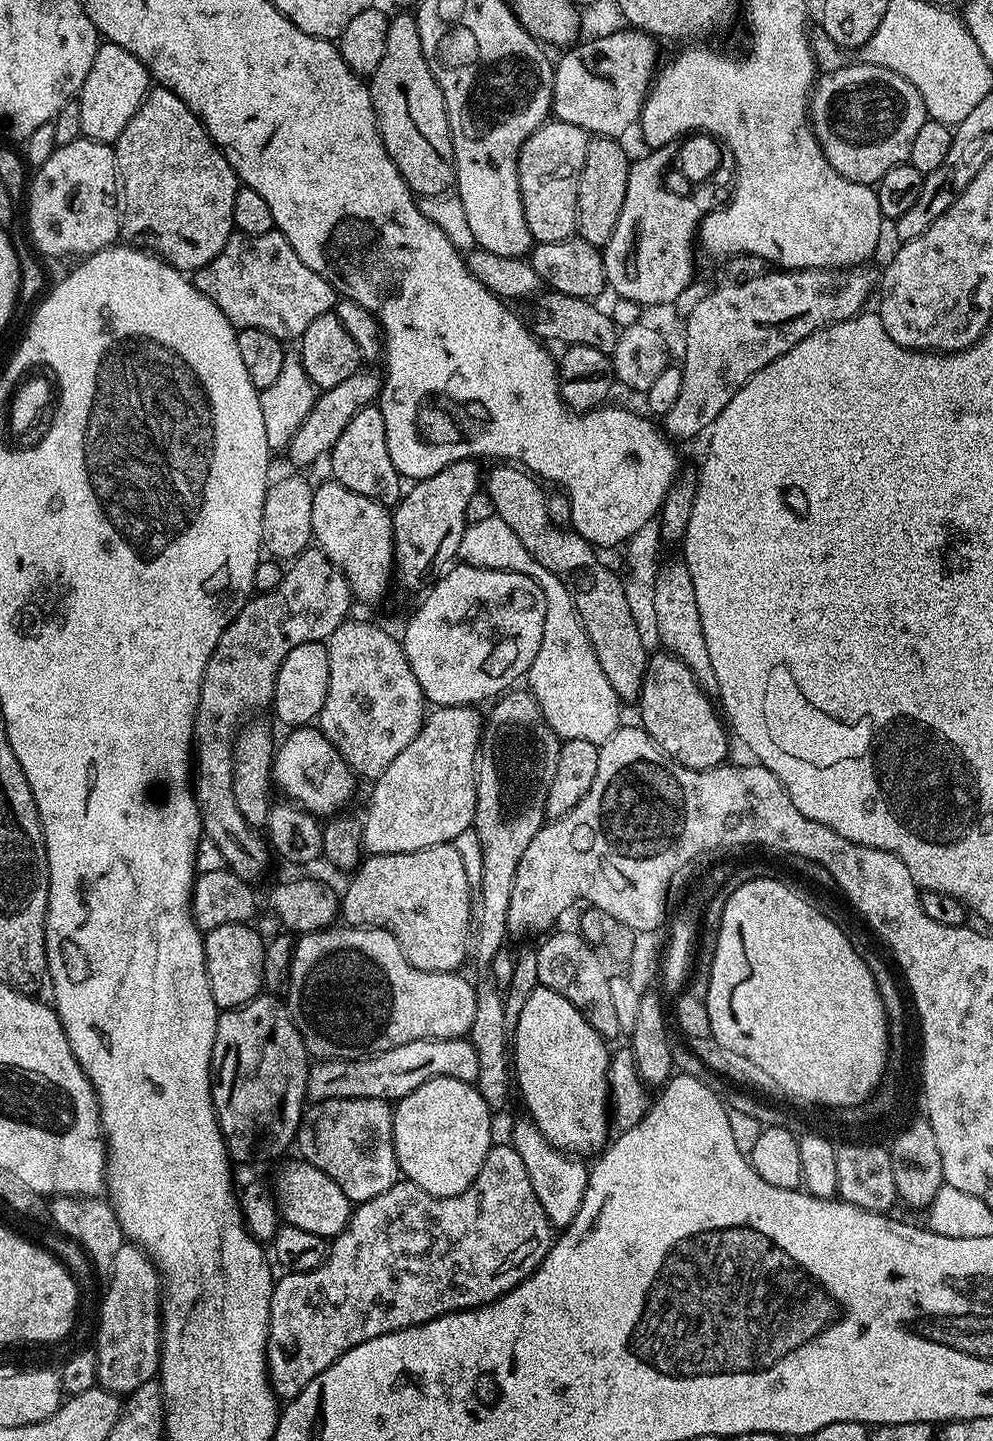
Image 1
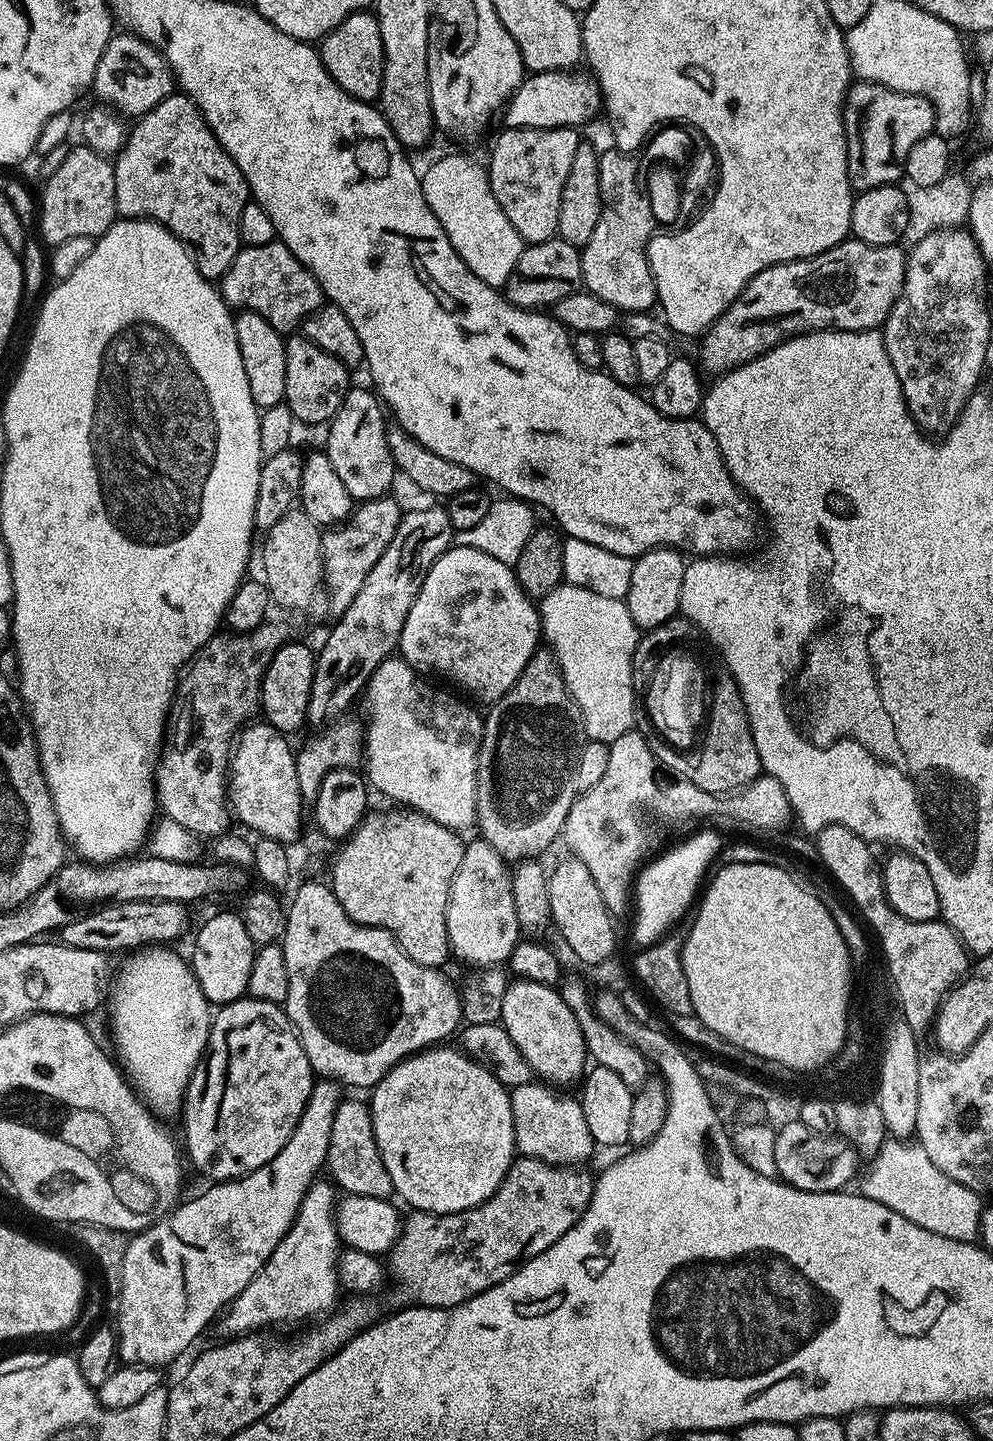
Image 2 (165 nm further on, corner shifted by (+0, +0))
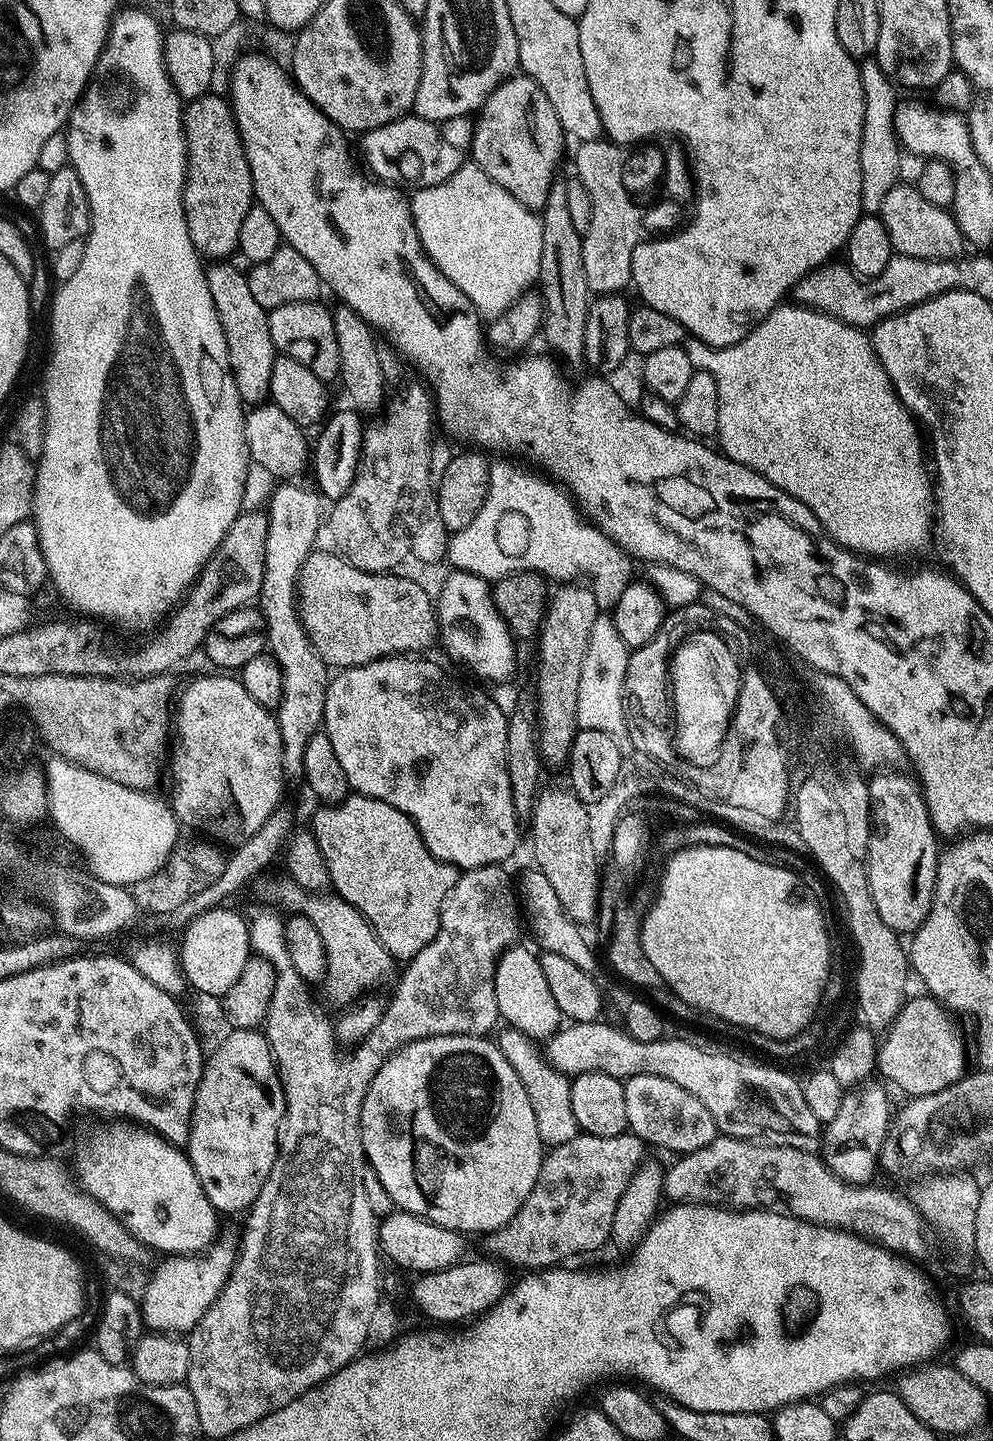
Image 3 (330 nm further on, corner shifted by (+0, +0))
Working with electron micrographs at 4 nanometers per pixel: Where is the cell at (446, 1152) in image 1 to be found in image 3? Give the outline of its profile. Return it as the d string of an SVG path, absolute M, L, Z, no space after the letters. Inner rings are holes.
M431 1036L418 1042L410 1042L380 1067L378 1074L366 1090L360 1115L360 1137L364 1147L367 1167L376 1173L382 1182L386 1194L392 1199L397 1209L412 1212L423 1220L434 1222L457 1234L464 1232L481 1232L487 1234L500 1228L518 1212L518 1206L526 1200L526 1194L533 1189L546 1155L546 1146L540 1141L538 1124L534 1122L534 1110L530 1107L530 1097L526 1095L526 1086L514 1074L514 1066L502 1054L502 1050L491 1039L484 1036Z

